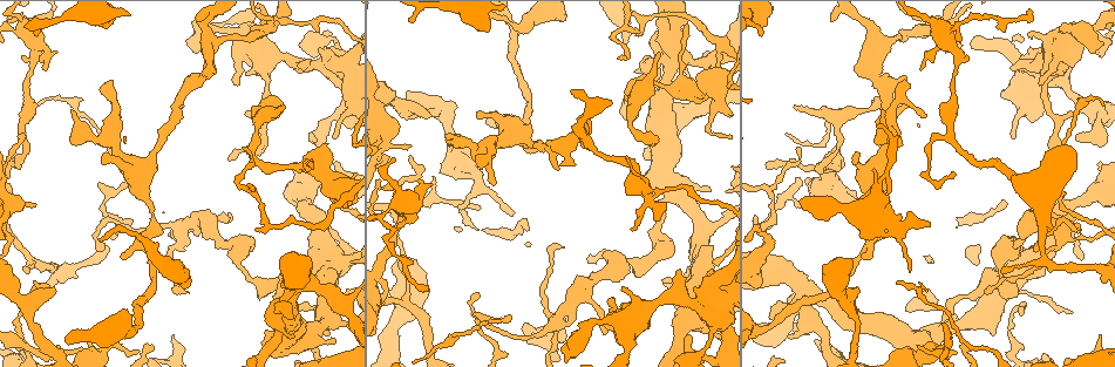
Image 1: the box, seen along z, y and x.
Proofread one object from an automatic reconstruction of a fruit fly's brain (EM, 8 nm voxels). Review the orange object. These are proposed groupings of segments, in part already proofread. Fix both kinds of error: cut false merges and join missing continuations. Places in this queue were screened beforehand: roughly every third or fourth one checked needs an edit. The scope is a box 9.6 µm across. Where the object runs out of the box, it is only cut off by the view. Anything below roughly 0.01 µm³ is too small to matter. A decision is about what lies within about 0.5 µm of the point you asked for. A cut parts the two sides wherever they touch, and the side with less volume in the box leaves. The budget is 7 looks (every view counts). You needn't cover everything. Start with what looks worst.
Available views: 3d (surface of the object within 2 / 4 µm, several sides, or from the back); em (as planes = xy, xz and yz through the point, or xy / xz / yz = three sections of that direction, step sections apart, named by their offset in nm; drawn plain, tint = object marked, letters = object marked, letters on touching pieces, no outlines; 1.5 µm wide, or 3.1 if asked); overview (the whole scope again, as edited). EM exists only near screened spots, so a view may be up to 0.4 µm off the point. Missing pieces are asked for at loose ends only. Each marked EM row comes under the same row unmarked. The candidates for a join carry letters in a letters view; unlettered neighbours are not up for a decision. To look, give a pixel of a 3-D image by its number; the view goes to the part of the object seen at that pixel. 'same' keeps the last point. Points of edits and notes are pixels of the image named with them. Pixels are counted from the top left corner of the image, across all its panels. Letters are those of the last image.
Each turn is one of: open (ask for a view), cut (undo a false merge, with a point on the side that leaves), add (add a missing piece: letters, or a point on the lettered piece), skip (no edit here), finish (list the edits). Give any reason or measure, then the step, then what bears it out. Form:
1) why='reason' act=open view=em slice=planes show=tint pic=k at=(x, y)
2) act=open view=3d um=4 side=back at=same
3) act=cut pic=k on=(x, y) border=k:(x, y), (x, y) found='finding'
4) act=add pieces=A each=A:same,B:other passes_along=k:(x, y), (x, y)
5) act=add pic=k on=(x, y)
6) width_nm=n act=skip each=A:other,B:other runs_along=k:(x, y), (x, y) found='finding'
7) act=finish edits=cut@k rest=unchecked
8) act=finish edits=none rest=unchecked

why='thick turns thin' act=open view=3d um=4 pic=1 at=(25, 32)

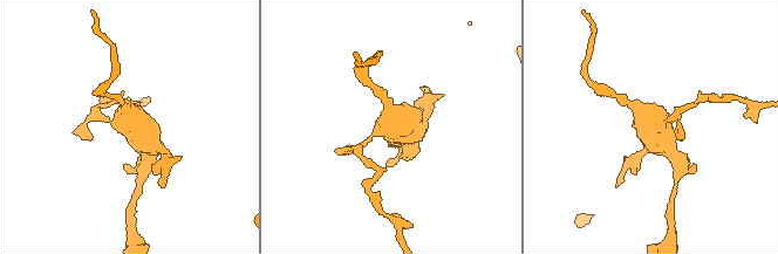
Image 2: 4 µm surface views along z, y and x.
act=open view=em slice=xz step=8 show=tint pic=2 at=(660, 124)

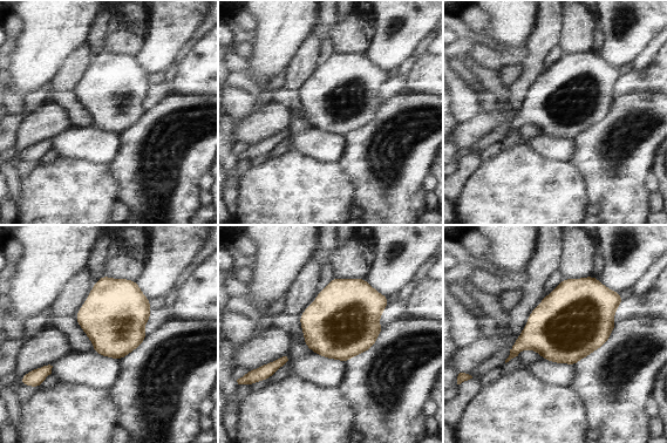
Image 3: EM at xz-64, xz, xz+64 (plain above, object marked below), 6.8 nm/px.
act=open view=em slice=xz step=8 show=letters at=same

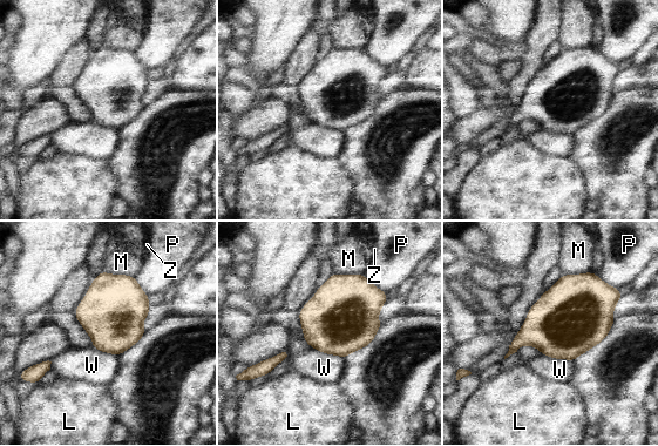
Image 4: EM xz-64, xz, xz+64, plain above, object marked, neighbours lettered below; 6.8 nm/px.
width_nm=500 longest_contact=W:260nm act=skip each=L:other,M:other,P:other,W:other,Z:other found='one neuron here'

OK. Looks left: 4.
why='free end' act=open view=3d um=2 pic=1 at=(283, 105)

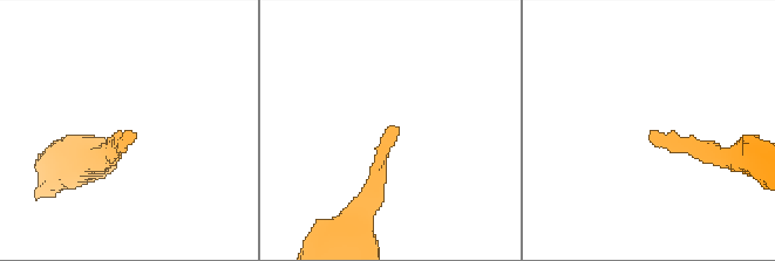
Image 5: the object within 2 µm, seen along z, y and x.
why='shape alone is not enough' act=open view=em slice=yz step=4 show=letters pic=5 at=(653, 132)

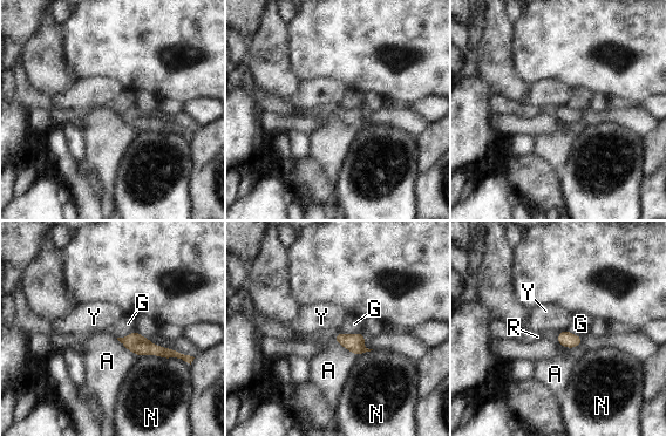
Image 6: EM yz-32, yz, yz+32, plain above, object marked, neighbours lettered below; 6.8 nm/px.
act=skip each=A:other,G:other,N:other,R:other,Y:other runs_along=6:(123, 340), (178, 355) found='no lettered piece goes on from it'

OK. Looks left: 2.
why='a narrow waist' act=open view=3d um=4 pic=1 at=(632, 129)

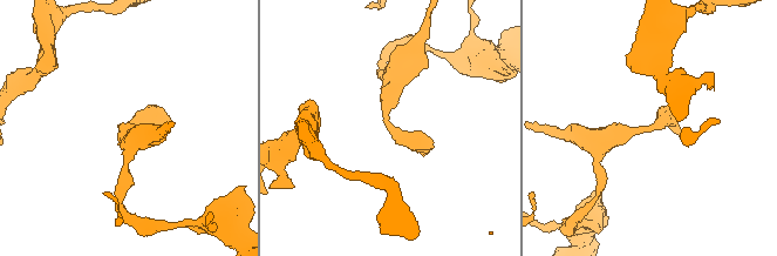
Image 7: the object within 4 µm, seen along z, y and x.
act=open view=em slice=planes show=letters pic=7 at=(391, 127)

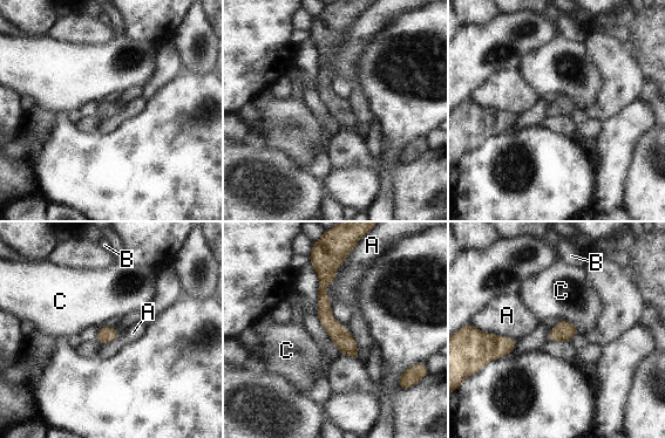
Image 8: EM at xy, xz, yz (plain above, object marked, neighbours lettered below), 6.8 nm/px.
act=skip each=A:other,B:other,C:other found='all the same neuron'

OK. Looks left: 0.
act=finish edits=none rest=unchecked

